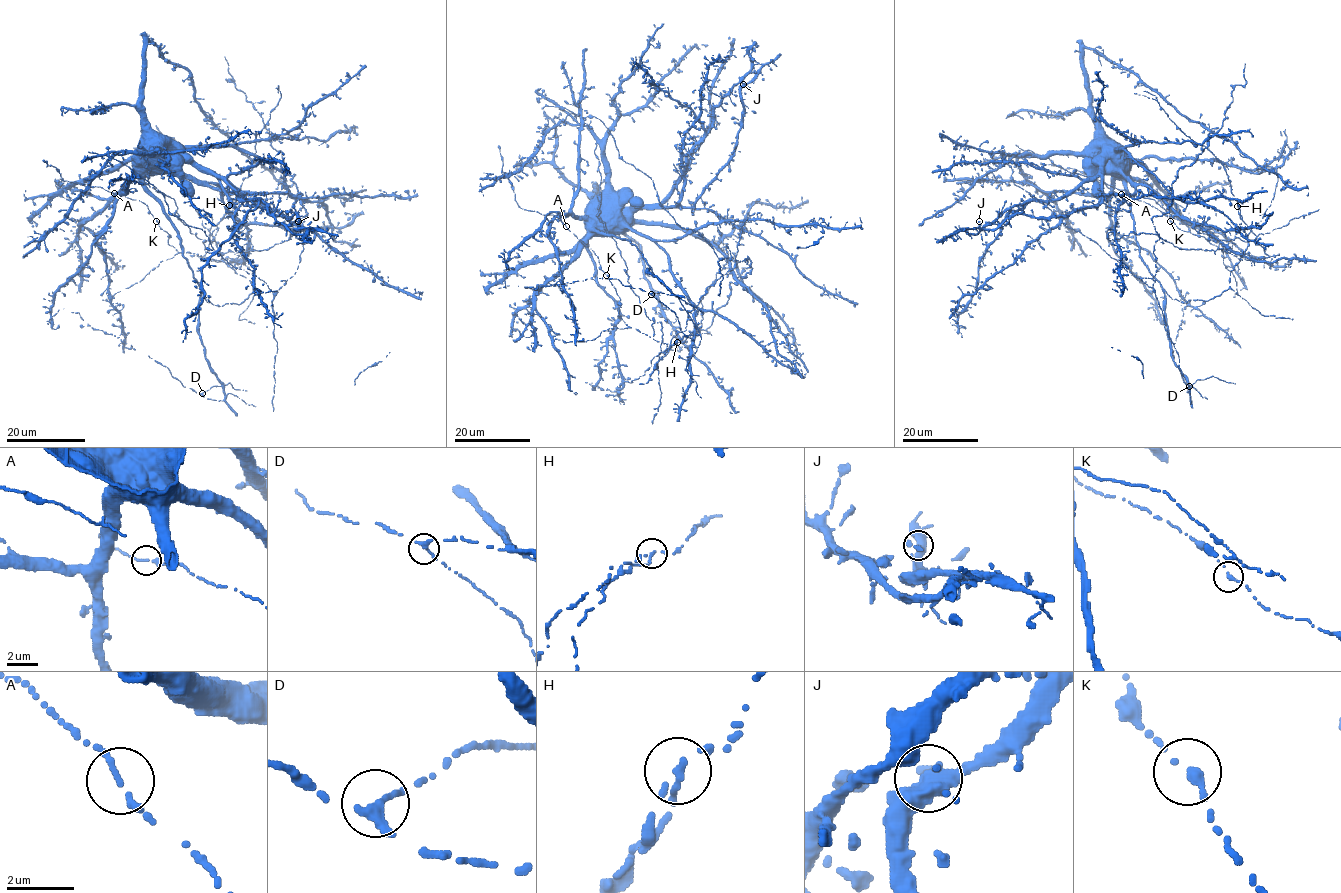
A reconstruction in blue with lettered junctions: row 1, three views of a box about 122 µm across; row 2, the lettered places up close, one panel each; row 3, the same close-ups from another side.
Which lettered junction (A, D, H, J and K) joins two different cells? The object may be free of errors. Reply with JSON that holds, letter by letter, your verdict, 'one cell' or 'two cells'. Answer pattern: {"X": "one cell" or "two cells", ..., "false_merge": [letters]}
{"A": "one cell", "D": "one cell", "H": "two cells", "J": "one cell", "K": "one cell", "false_merge": ["H"]}

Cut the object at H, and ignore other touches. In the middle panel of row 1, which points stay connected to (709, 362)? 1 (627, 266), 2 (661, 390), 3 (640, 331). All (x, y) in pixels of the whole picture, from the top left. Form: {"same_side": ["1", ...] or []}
{"same_side": ["3"]}

